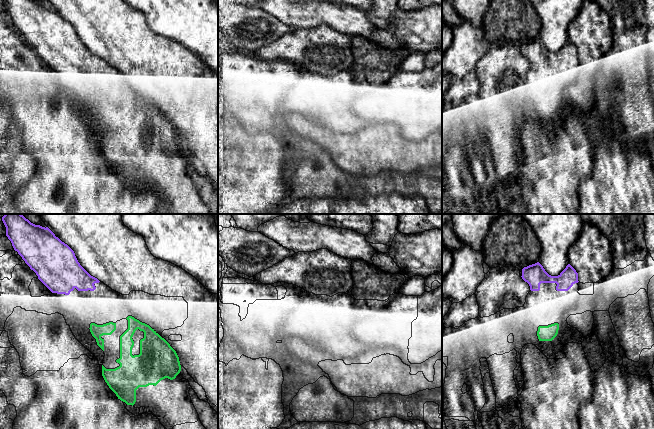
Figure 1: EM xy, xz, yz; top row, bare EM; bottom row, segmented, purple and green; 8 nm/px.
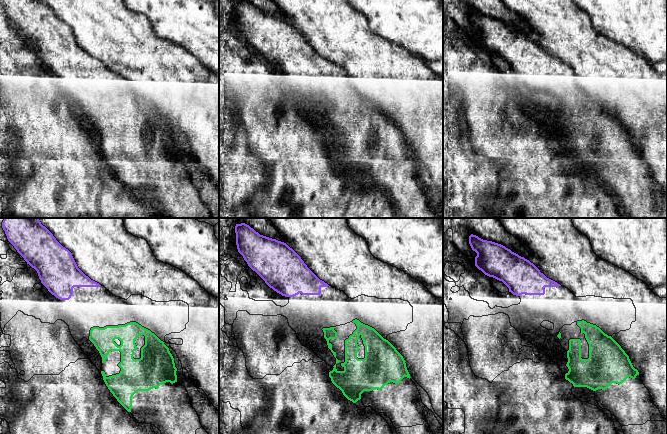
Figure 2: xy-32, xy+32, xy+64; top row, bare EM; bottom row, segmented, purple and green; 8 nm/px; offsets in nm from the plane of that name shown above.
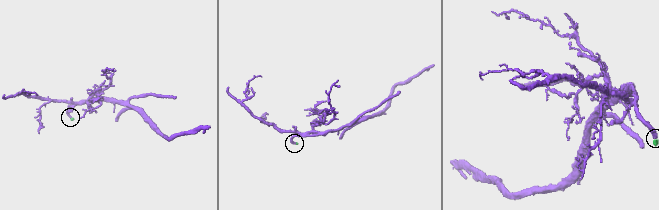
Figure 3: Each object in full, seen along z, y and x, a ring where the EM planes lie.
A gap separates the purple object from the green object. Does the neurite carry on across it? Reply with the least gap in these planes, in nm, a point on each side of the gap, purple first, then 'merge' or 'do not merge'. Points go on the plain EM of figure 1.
gap 260 nm; span xy (91, 66), (91, 99); merge

